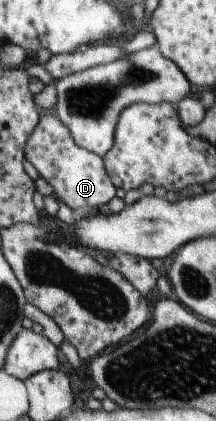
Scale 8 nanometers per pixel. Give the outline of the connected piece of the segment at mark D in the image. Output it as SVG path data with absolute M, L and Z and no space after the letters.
M55 115L39 117L23 147L23 158L35 167L38 177L53 189L53 195L61 203L73 211L75 218L105 208L109 199L115 195L115 188L105 171L102 157L77 147L67 127Z

